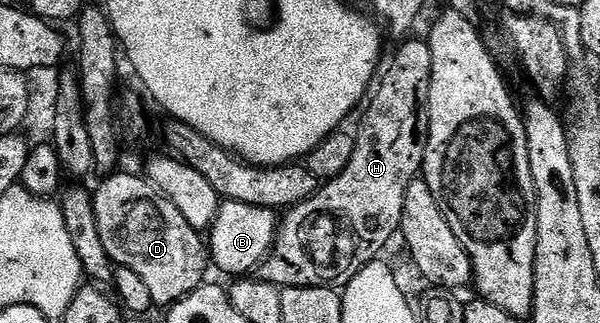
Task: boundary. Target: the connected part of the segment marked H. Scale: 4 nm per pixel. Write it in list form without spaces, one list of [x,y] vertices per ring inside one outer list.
[[[409,37],[404,40],[405,43],[393,55],[393,60],[389,63],[389,68],[380,76],[379,82],[376,84],[375,90],[372,92],[371,98],[368,100],[369,112],[361,119],[361,128],[355,131],[357,144],[355,145],[355,153],[351,153],[351,162],[348,163],[347,169],[343,169],[343,173],[339,173],[339,177],[328,180],[318,190],[316,195],[304,200],[292,209],[284,212],[283,218],[280,220],[277,228],[277,240],[273,243],[273,250],[269,252],[269,256],[259,268],[259,278],[268,283],[275,284],[276,287],[331,287],[334,289],[344,289],[355,277],[355,273],[362,271],[369,263],[374,262],[378,258],[377,255],[389,242],[400,232],[400,219],[403,215],[403,203],[407,194],[407,185],[412,179],[418,178],[422,174],[425,165],[425,141],[426,132],[429,130],[429,82],[431,81],[431,49],[428,42],[424,38],[413,39]]]

